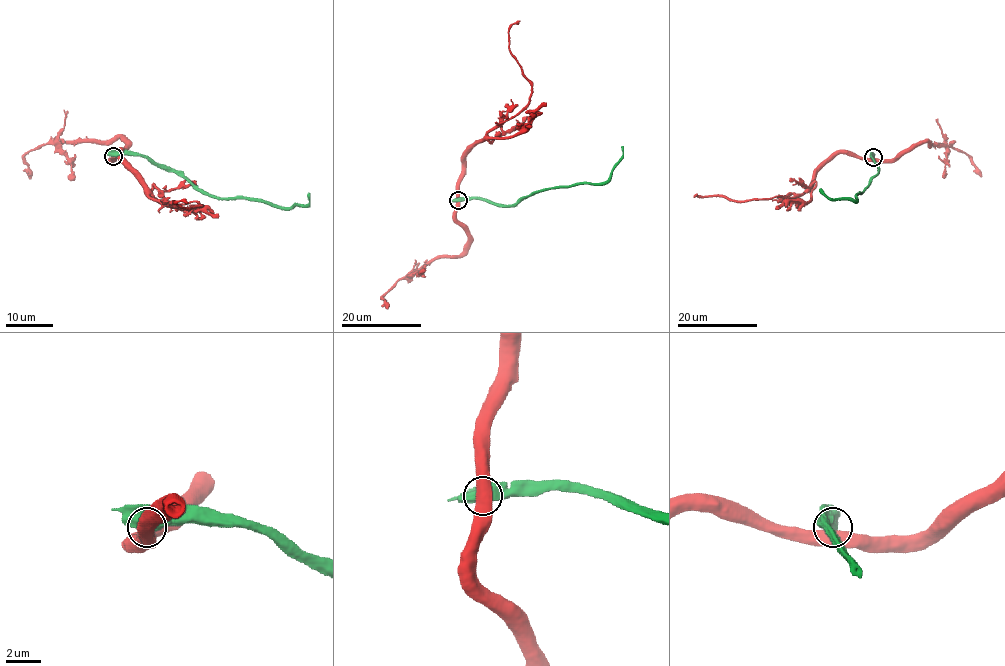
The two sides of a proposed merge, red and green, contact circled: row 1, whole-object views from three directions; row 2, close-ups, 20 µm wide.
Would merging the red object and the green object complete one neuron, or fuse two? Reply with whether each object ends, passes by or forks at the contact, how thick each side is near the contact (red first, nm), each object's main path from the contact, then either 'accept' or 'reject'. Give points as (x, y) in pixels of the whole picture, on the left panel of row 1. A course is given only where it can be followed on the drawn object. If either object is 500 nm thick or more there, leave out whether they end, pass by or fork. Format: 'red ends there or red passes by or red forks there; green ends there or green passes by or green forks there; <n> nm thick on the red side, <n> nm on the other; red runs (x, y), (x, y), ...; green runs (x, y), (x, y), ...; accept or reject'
500 nm thick on the red side, 900 nm on the other; red runs (114, 157), (118, 151), (118, 158), (150, 197), (201, 205), (181, 207), (174, 201), (187, 202); green runs (114, 155), (144, 155), (180, 171), (198, 188), (221, 198), (247, 198), (288, 207), (306, 206), (308, 193); reject

